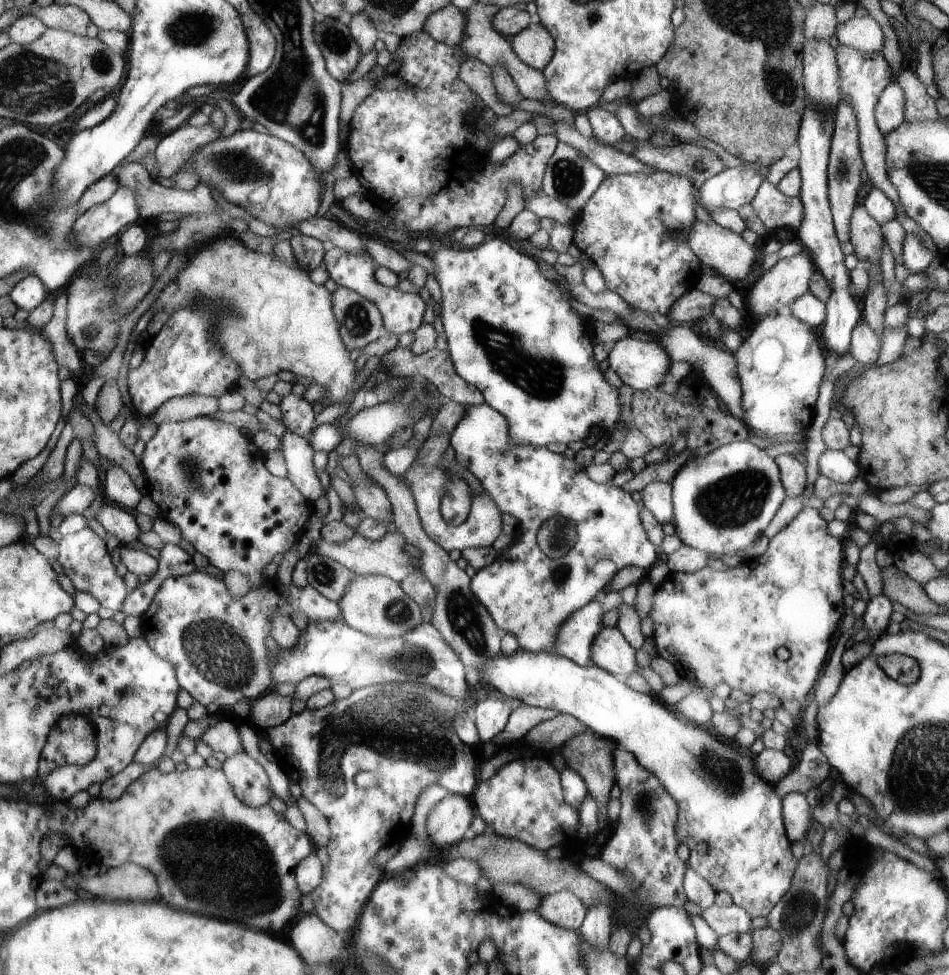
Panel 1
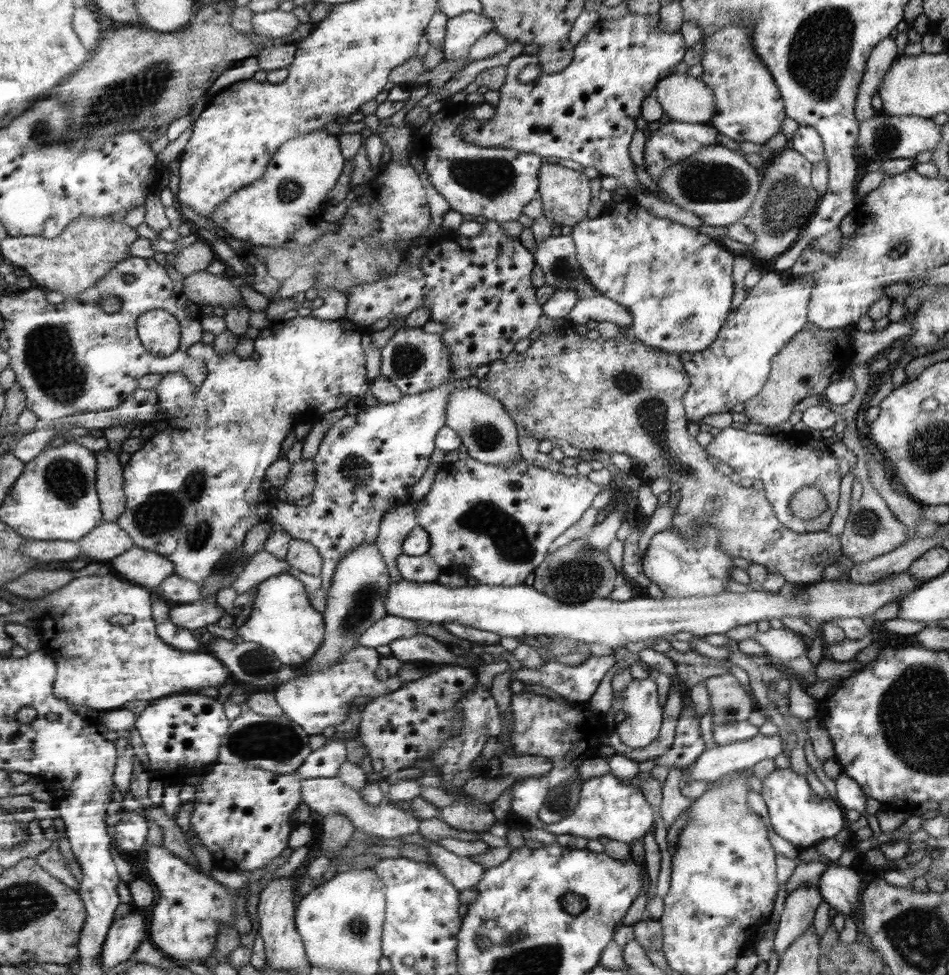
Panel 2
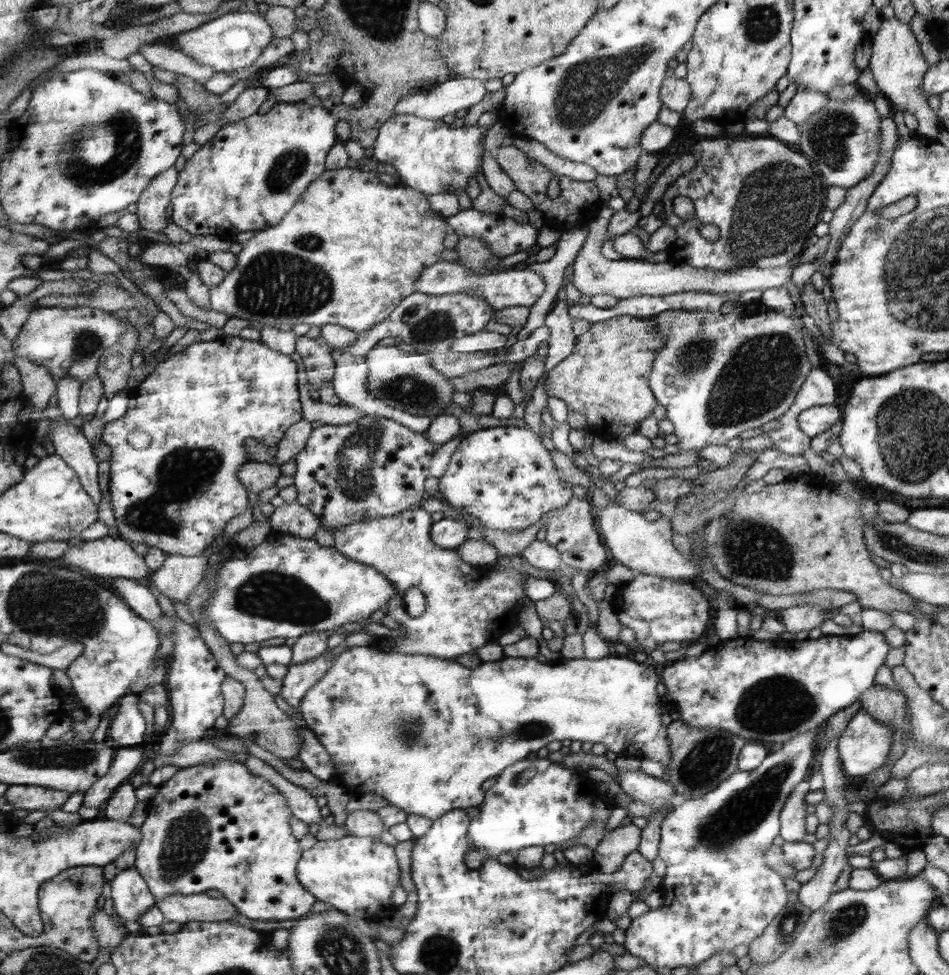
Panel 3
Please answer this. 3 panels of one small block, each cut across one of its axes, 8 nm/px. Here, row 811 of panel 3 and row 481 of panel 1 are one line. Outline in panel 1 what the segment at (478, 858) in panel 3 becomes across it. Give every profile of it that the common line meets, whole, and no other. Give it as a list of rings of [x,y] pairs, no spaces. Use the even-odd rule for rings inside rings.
[[[490,405],[467,406],[464,418],[451,432],[449,446],[454,449],[456,461],[478,478],[484,492],[496,502],[501,511],[510,513],[518,520],[519,537],[500,552],[490,566],[476,571],[470,581],[470,590],[480,604],[486,607],[496,626],[517,638],[519,650],[556,655],[558,628],[574,612],[588,604],[620,570],[638,566],[647,572],[658,560],[656,548],[648,540],[640,522],[640,508],[628,492],[622,487],[590,480],[584,467],[578,466],[574,459],[568,459],[562,453],[553,453],[544,446],[512,444],[509,421]],[[553,516],[572,518],[572,522],[576,524],[576,544],[568,554],[557,559],[548,558],[537,543],[538,529]]]

